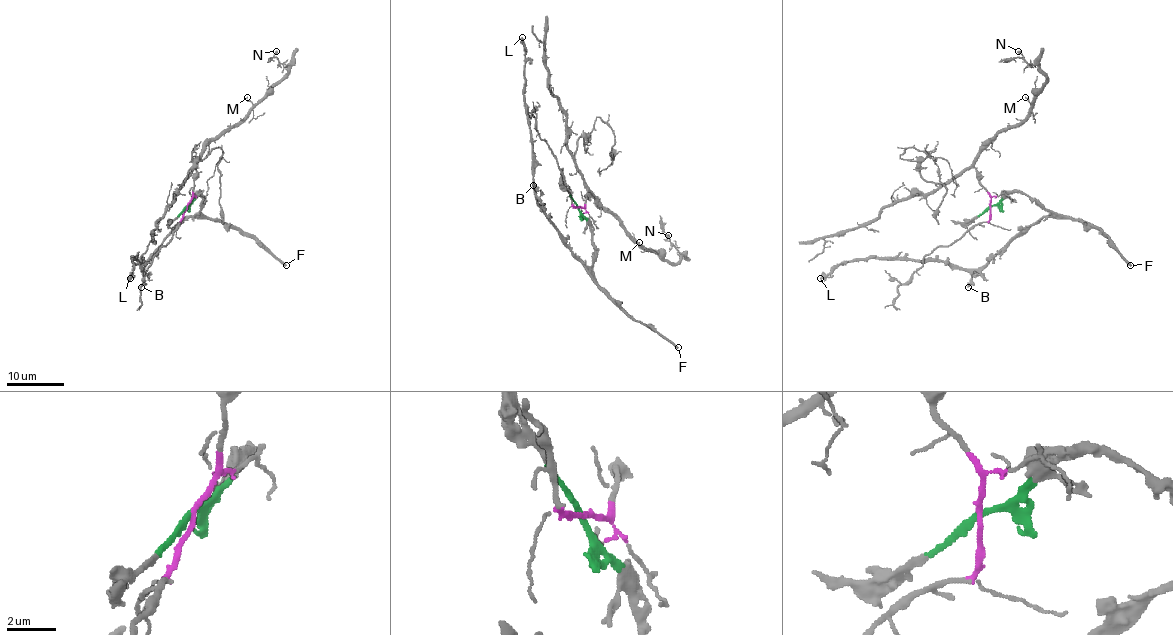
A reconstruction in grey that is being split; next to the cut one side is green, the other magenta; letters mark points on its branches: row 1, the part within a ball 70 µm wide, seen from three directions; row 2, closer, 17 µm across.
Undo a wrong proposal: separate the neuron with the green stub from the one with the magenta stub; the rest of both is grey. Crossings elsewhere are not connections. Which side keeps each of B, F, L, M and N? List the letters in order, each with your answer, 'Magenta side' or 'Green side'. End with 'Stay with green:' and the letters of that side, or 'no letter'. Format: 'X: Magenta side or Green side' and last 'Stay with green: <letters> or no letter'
B: Green side
F: Green side
L: Green side
M: Magenta side
N: Magenta side
Stay with green: B, F, L

